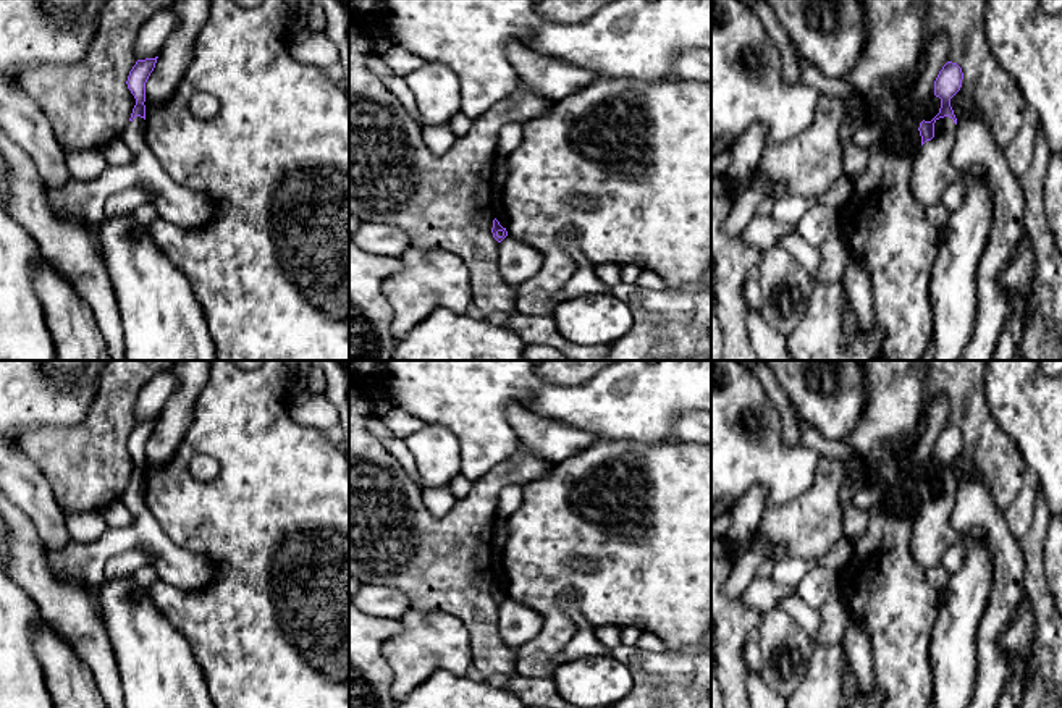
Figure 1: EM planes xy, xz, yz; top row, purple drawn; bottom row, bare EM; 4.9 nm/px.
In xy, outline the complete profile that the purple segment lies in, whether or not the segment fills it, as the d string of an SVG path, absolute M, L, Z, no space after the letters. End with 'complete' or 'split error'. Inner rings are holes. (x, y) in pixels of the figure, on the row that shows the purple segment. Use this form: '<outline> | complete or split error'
M145 58L145 60L137 60L133 70L129 71L128 76L128 89L136 99L136 105L133 108L129 121L133 121L136 116L141 116L145 120L145 82L150 76L150 73L155 68L157 58Z | complete

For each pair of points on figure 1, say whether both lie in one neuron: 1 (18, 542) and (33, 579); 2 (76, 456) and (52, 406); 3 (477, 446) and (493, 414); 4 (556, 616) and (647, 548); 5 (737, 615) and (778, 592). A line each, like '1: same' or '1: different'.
1: same
2: different
3: same
4: same
5: different

